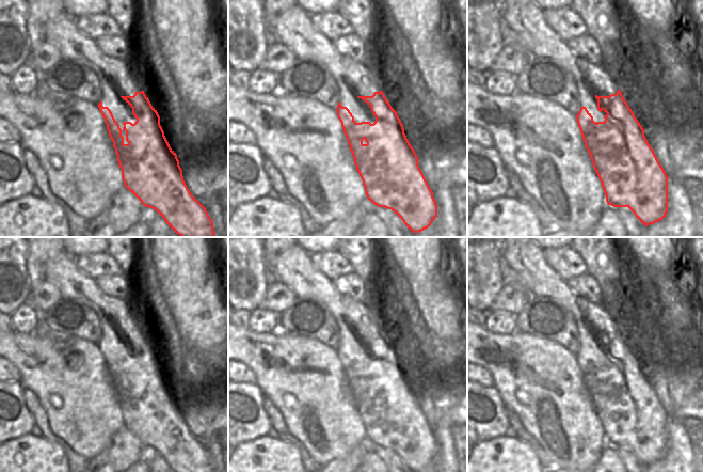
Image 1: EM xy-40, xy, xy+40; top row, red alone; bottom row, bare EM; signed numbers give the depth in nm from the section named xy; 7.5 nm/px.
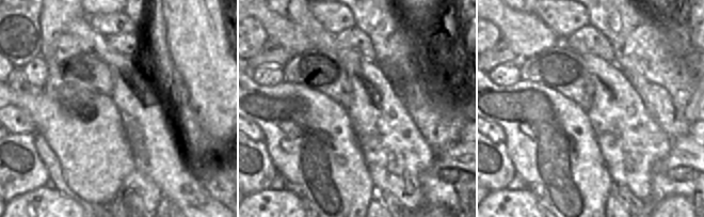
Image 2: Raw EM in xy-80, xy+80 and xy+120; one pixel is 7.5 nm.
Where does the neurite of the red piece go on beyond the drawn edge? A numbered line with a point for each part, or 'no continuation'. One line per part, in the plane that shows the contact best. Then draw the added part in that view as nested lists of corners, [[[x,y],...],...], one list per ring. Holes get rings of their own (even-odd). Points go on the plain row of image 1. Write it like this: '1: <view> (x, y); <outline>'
1: xy (292, 267); [[[298,243],[281,252],[271,268],[271,282],[285,284],[298,298],[321,301],[338,327],[345,322],[353,335],[372,335],[382,330],[367,303],[342,295],[313,264],[309,254]]]

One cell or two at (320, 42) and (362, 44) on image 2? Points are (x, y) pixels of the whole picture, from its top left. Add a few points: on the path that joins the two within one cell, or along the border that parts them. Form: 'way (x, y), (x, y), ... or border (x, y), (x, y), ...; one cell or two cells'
border (335, 35), (341, 45), (354, 49), (362, 57); two cells

